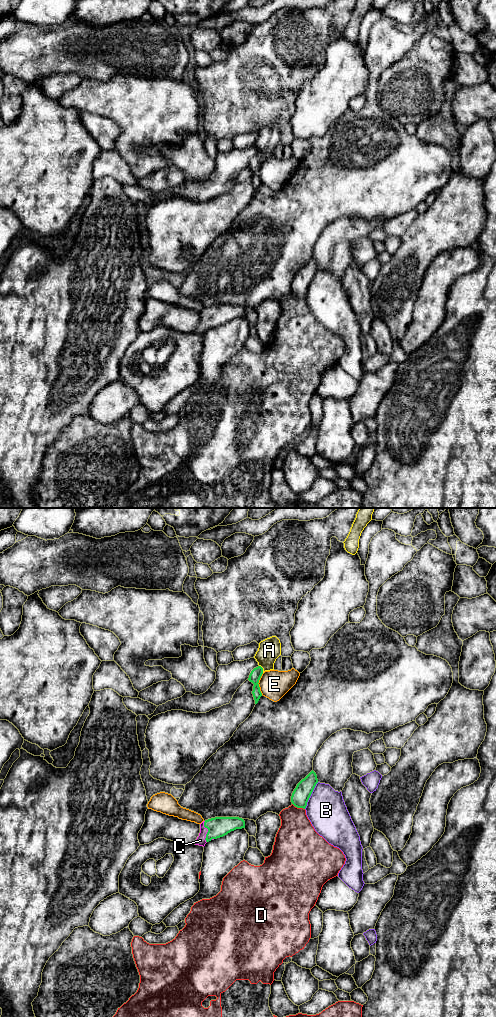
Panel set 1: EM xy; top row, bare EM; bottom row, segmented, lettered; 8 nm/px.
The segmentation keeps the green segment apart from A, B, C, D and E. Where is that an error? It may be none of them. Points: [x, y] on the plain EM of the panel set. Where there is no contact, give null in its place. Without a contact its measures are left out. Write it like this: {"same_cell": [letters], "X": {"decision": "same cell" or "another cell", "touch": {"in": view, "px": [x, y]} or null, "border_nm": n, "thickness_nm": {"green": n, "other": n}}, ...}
{"same_cell": ["A", "C"], "A": {"decision": "same cell", "touch": {"in": "xy", "px": [262, 157]}, "border_nm": 70, "thickness_nm": {"green": 90, "other": 180}}, "B": {"decision": "another cell", "touch": {"in": "xy", "px": [310, 283]}, "border_nm": 240, "thickness_nm": {"green": 140, "other": 320}}, "C": {"decision": "same cell", "touch": {"in": "xy", "px": [207, 320]}, "border_nm": 180, "thickness_nm": {"green": 160, "other": 70}}, "D": {"decision": "another cell", "touch": {"in": "xy", "px": [298, 295]}, "border_nm": 120, "thickness_nm": {"green": 140, "other": 320}}, "E": {"decision": "another cell", "touch": {"in": "xy", "px": [258, 172]}, "border_nm": 180, "thickness_nm": {"green": 90, "other": 240}}}

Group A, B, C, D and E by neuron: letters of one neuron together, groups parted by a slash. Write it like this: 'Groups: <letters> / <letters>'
Groups: A C / B / D / E

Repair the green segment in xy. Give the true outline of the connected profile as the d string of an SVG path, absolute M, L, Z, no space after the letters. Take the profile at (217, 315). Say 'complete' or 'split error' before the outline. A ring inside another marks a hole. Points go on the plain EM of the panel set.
split error | M239 305L211 306L200 312L200 321L194 332L204 335L207 330L242 316L245 316L245 309Z

